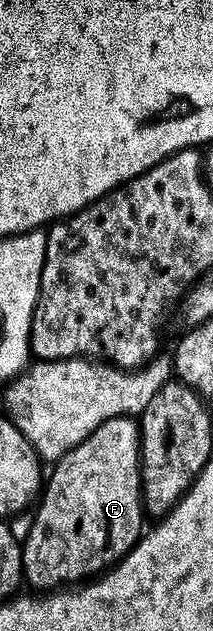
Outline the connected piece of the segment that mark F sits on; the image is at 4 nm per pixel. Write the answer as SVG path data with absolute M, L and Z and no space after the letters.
M133 416L110 418L106 422L100 423L78 446L72 447L62 458L53 462L51 469L54 470L51 473L49 470L48 476L45 478L40 500L32 513L30 530L26 540L21 542L24 581L27 586L30 584L34 588L31 590L58 591L63 587L70 587L75 583L97 578L103 571L117 565L137 545L139 537L144 532L144 526L142 526L142 517L144 518L144 510L142 508L142 456L140 455L140 443L138 442L138 426L139 422Z

